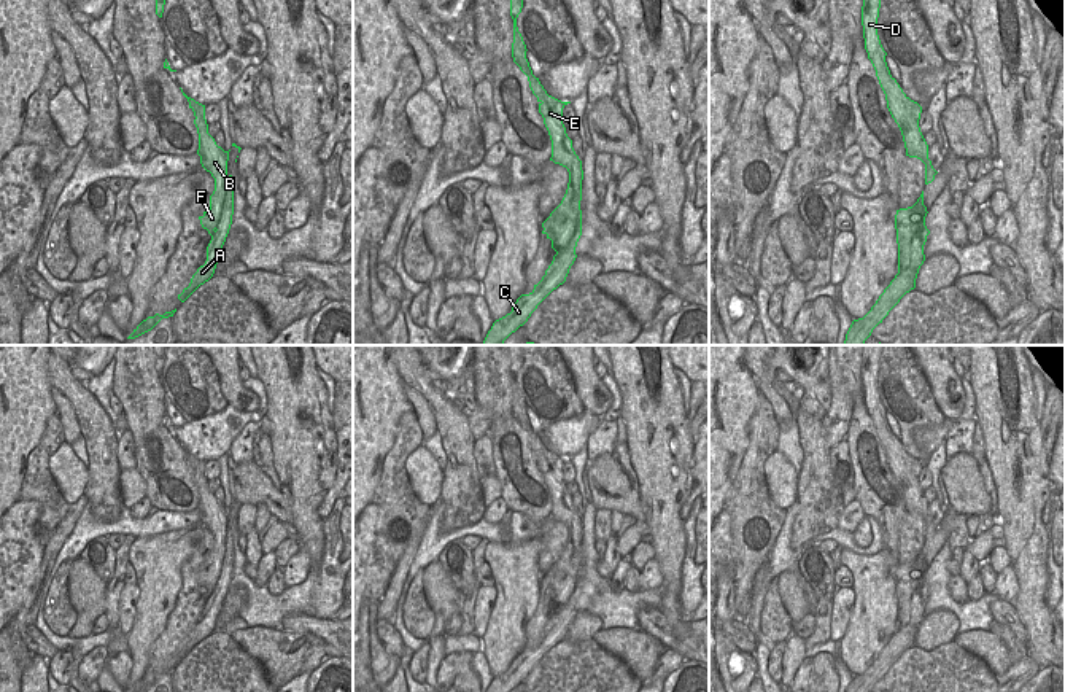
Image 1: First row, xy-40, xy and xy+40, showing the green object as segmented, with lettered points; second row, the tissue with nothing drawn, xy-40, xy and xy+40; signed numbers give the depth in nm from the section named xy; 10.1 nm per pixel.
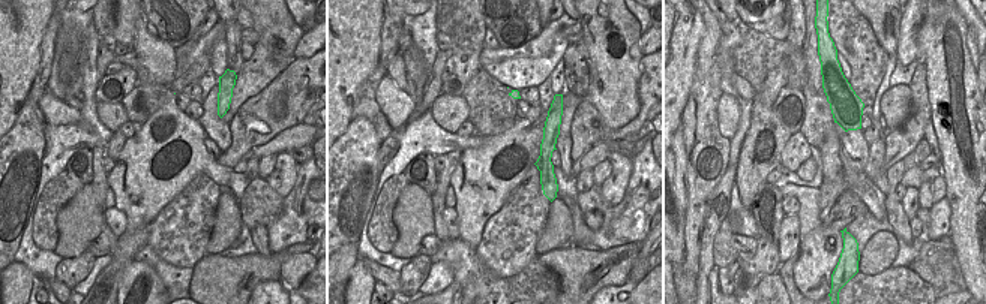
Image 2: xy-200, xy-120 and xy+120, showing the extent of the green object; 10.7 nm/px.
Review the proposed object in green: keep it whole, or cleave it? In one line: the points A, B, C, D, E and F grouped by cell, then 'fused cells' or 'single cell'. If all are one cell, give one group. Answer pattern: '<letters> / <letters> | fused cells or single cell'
A C / B D E F | fused cells

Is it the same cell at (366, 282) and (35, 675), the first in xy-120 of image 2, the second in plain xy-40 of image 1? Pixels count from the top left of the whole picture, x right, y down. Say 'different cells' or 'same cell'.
same cell

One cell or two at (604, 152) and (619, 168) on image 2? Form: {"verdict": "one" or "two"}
{"verdict": "two"}

